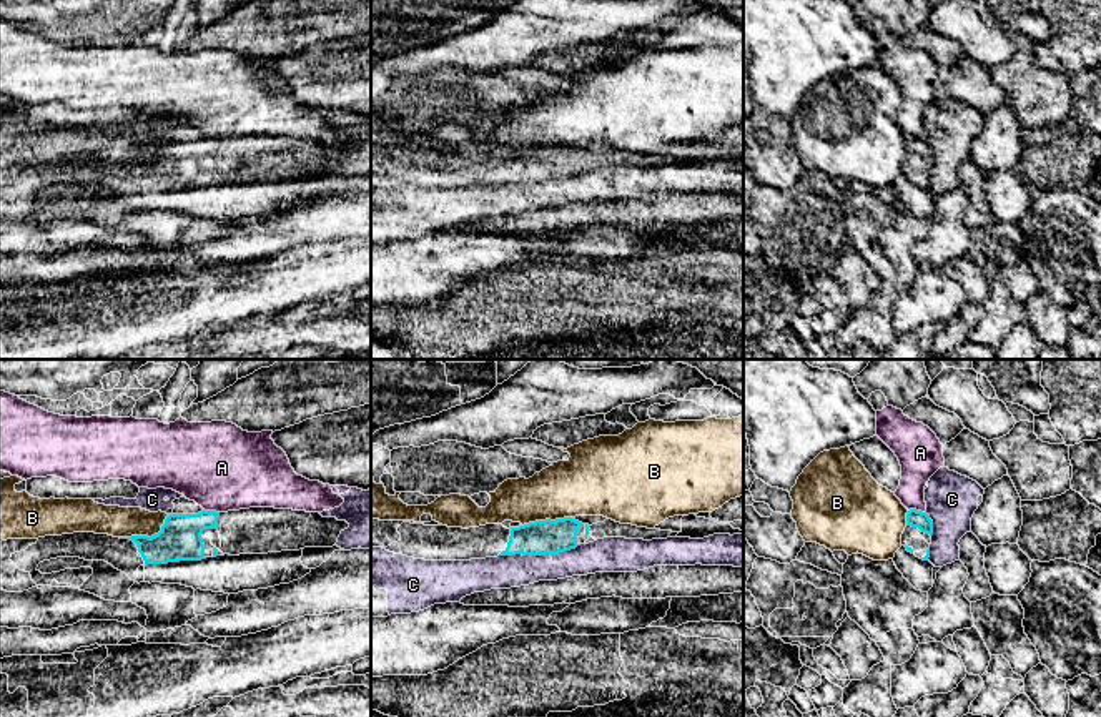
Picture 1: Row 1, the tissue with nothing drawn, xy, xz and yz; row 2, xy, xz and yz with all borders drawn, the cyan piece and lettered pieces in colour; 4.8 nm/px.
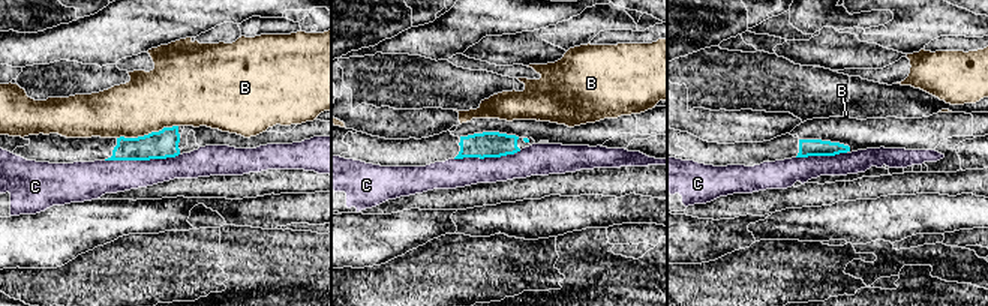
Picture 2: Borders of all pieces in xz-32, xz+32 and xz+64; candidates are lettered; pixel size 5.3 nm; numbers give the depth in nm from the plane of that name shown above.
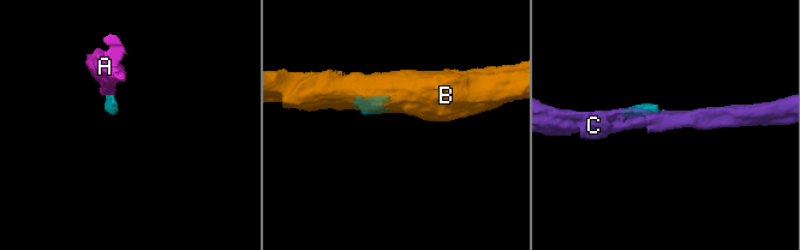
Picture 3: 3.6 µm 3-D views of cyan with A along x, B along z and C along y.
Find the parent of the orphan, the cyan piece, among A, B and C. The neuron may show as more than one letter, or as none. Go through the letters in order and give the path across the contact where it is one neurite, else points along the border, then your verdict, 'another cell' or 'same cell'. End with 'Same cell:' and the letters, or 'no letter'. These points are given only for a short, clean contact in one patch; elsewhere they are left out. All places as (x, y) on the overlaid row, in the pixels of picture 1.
A: border yz (908, 509), (925, 513); another cell
B: another cell
C: another cell
Same cell: no letter

